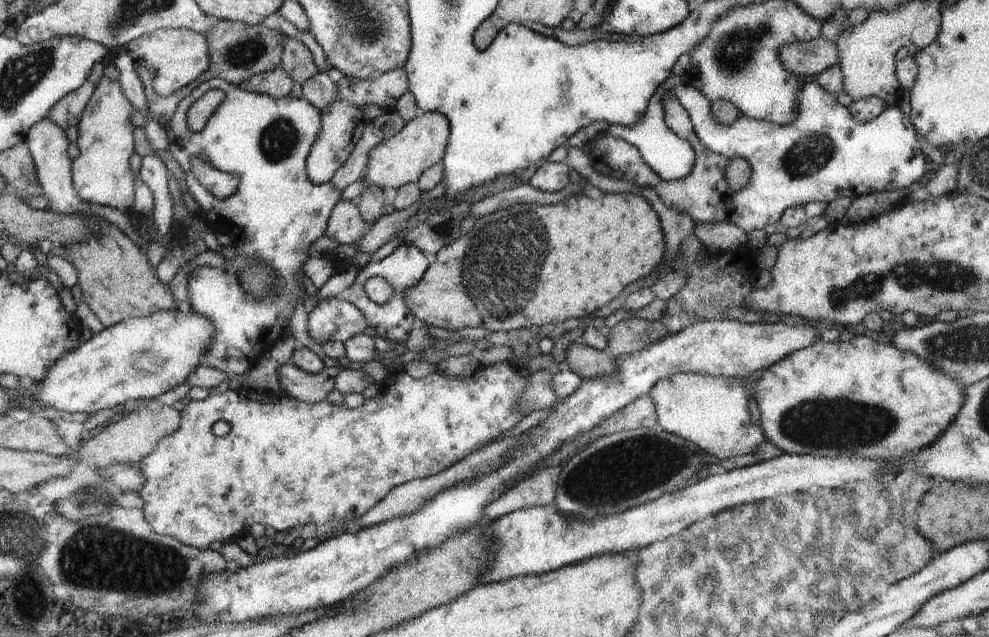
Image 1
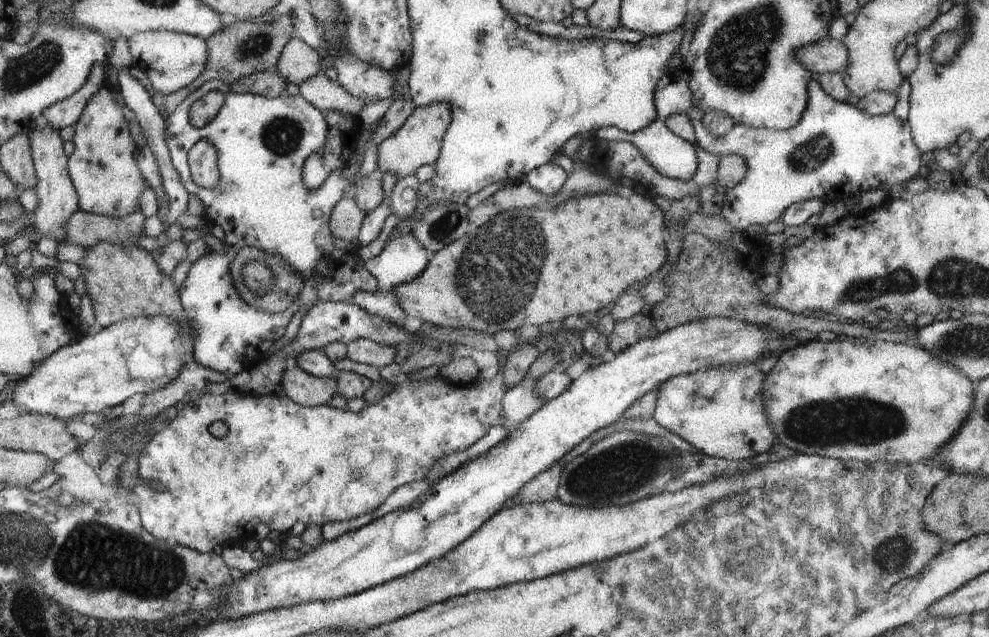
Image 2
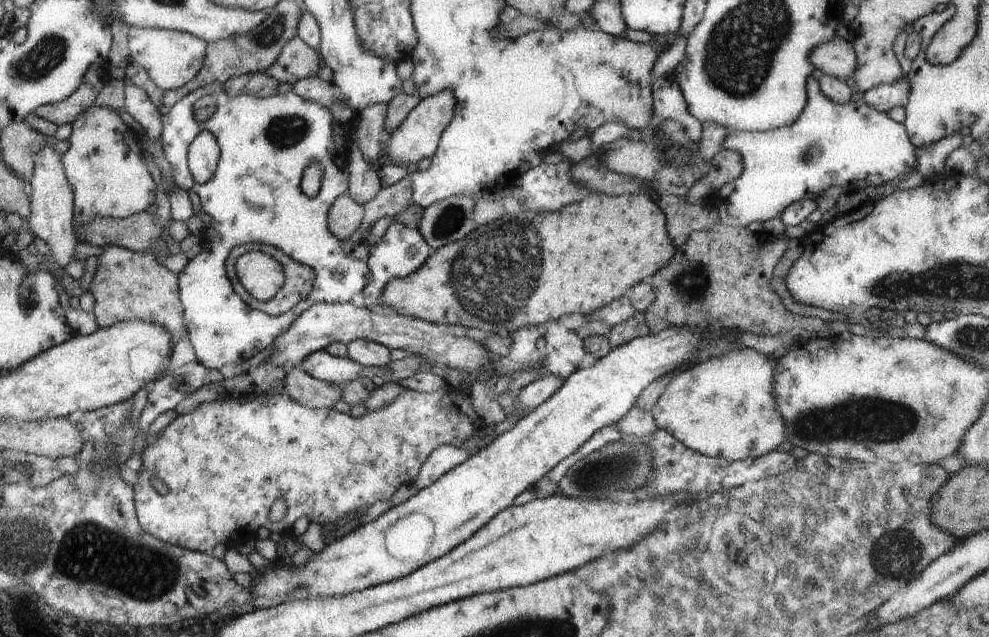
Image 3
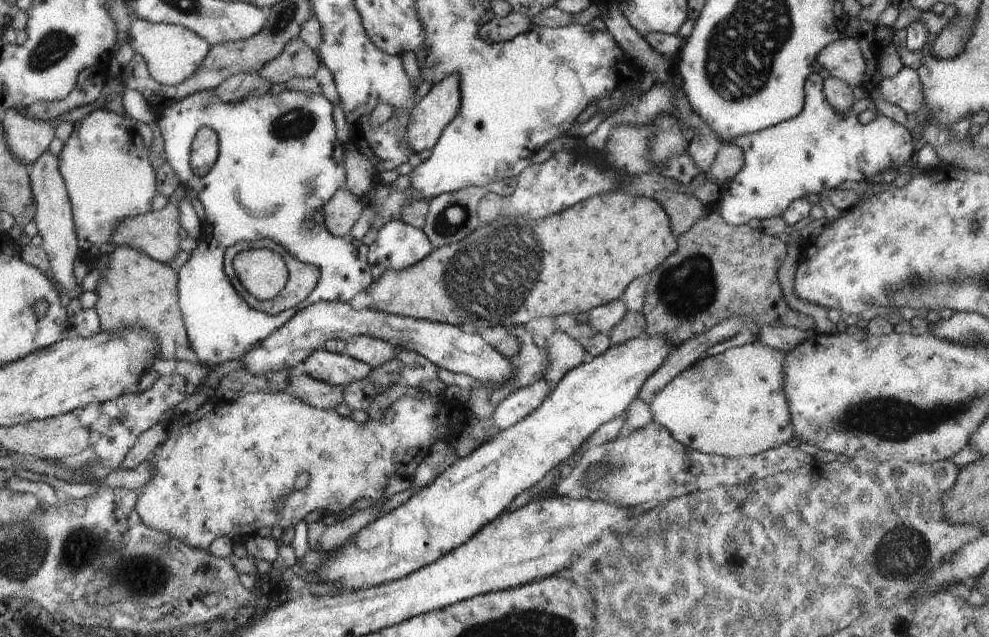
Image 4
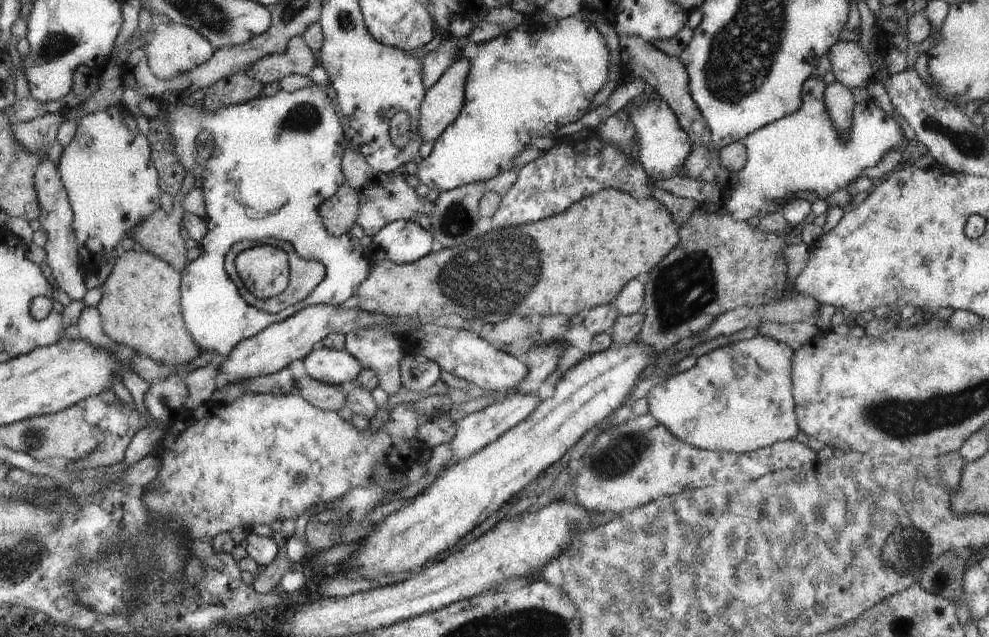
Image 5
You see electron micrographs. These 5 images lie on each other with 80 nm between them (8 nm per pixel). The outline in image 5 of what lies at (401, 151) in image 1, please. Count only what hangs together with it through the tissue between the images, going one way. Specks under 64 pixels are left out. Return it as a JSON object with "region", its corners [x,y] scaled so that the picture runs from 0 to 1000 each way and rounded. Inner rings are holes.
{"region":[[[463,93],[431,141],[425,165],[423,210],[430,223],[439,223],[464,181],[469,166],[469,137],[474,97]]]}

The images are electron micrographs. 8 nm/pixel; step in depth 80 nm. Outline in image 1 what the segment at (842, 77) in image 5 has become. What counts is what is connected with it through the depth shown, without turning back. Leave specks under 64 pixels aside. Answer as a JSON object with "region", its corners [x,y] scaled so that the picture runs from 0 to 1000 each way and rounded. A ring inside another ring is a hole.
{"region":[[[827,58],[817,66],[802,66],[788,75],[788,96],[807,121],[823,119],[848,100],[845,68]]]}

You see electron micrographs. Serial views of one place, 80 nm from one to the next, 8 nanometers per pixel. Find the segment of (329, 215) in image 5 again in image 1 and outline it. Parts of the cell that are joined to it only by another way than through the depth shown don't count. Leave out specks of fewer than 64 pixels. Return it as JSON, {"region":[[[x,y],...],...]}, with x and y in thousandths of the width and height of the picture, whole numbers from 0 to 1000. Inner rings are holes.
{"region":[[[342,316],[332,344],[329,367],[344,385],[357,385],[369,363],[370,349],[364,336],[361,316]]]}

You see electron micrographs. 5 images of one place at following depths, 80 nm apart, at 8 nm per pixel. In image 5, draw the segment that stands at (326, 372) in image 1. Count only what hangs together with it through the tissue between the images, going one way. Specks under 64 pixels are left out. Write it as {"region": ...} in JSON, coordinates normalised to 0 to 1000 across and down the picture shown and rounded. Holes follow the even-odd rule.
{"region":[[[311,587],[299,597],[297,609],[295,617],[302,619],[315,637],[329,645],[341,647],[346,637],[349,637],[351,626],[350,606],[333,604]]]}

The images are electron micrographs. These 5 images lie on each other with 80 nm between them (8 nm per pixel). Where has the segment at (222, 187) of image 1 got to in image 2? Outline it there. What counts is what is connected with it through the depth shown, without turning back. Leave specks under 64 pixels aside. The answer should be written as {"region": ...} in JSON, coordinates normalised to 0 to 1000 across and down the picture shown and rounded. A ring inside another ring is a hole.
{"region":[[[210,218],[201,220],[188,240],[188,259],[193,281],[205,297],[220,295],[223,276],[219,262],[219,242]]]}

